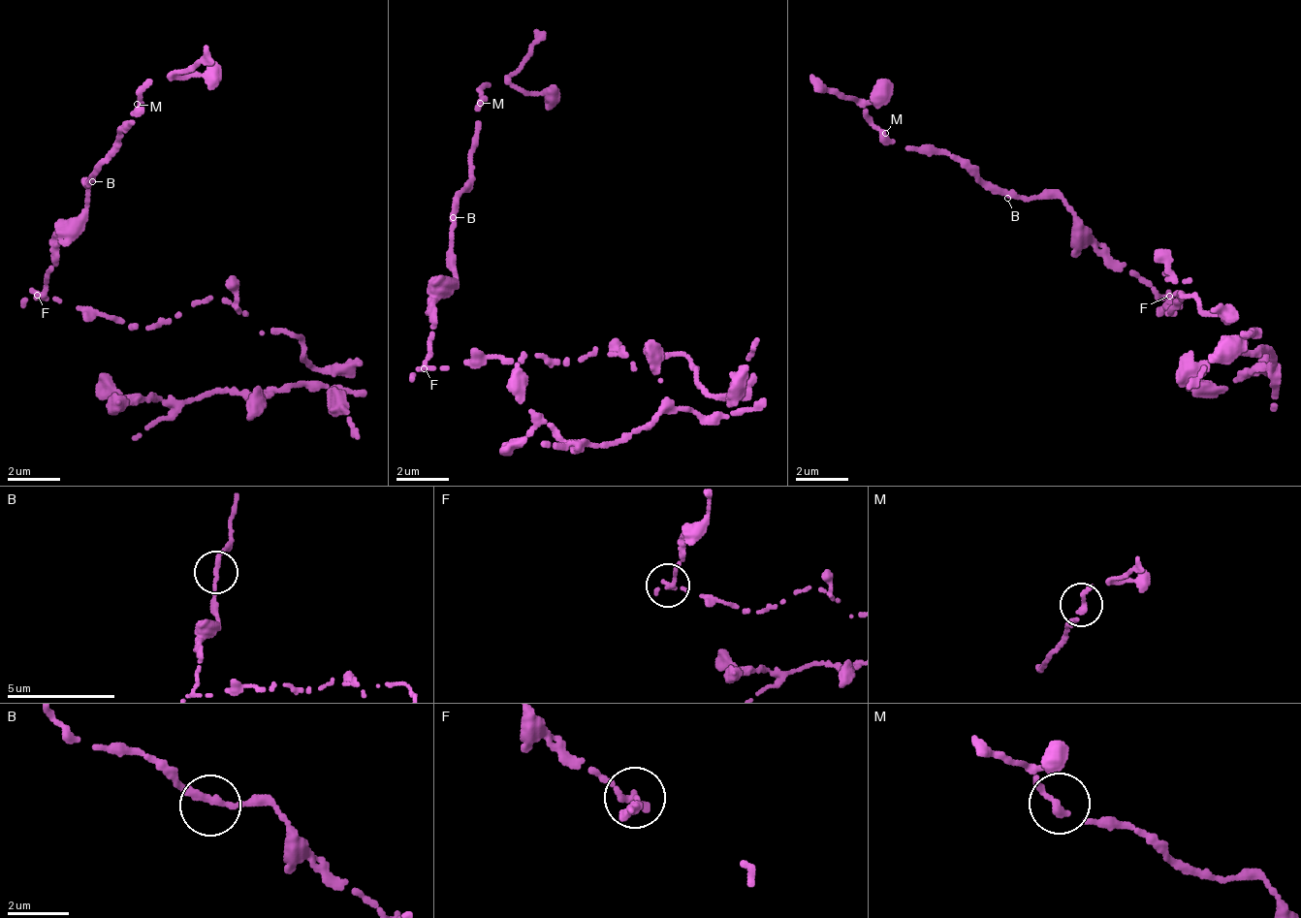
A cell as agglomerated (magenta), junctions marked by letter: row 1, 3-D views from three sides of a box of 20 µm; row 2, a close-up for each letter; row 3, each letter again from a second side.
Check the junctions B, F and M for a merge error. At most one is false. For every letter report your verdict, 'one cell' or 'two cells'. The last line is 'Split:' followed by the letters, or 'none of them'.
B: one cell
F: two cells
M: one cell
Split: F

